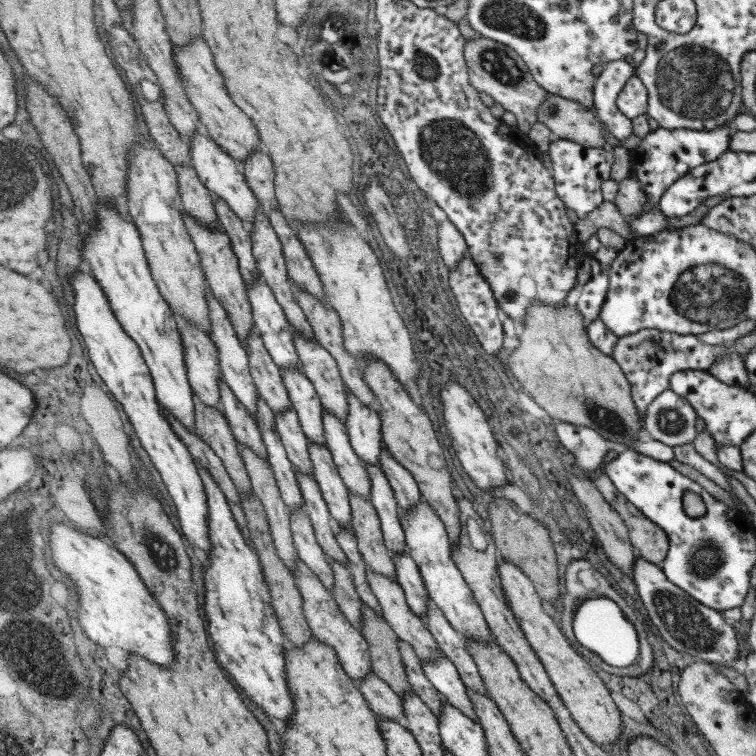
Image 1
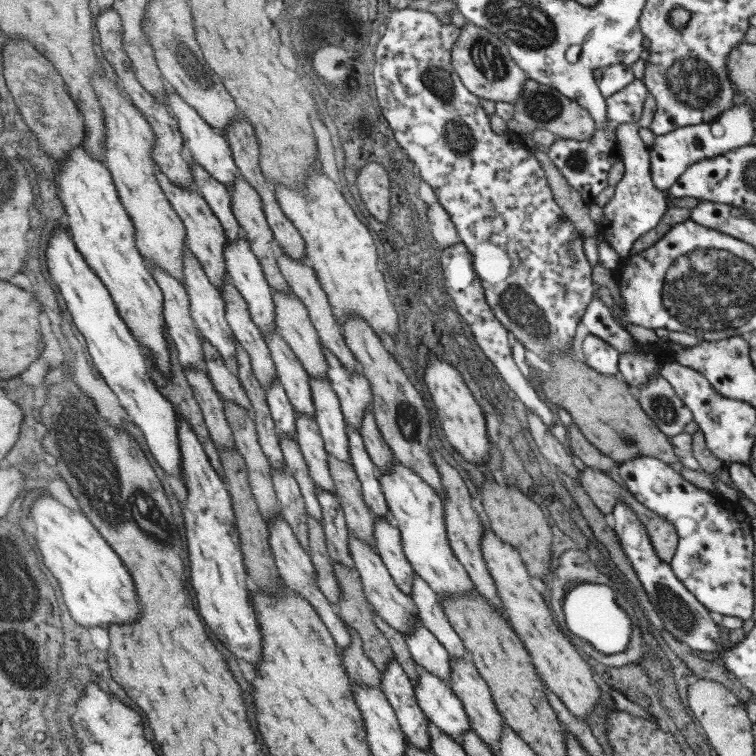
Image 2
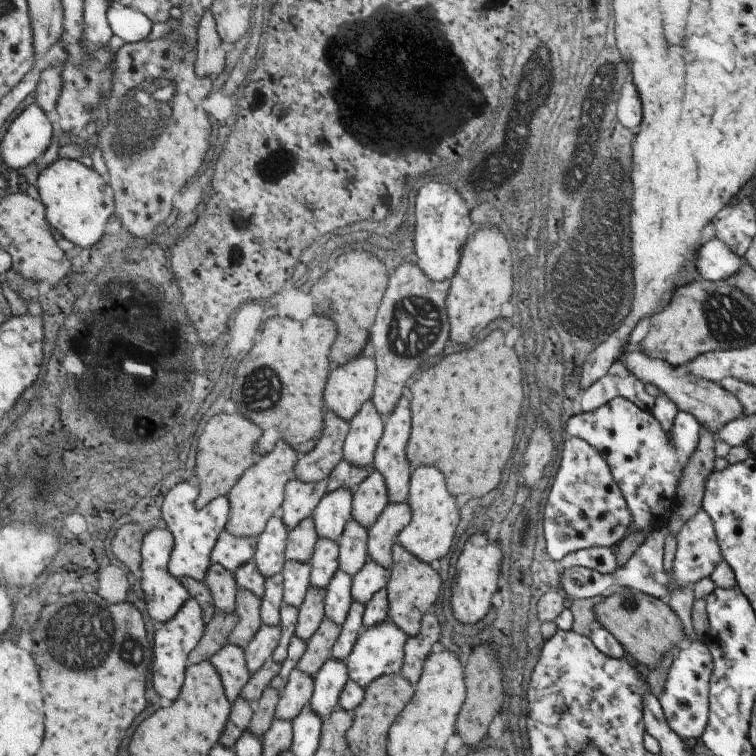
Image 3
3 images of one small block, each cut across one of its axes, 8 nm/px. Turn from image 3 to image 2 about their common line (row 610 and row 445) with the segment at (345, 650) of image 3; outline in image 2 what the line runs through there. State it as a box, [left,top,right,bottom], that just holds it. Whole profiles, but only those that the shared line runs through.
[347,426,391,518]

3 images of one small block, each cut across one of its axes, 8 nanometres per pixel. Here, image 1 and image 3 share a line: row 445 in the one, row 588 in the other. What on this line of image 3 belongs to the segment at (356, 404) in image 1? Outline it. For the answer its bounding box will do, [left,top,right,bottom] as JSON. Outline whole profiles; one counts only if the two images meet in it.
[351,562,391,606]

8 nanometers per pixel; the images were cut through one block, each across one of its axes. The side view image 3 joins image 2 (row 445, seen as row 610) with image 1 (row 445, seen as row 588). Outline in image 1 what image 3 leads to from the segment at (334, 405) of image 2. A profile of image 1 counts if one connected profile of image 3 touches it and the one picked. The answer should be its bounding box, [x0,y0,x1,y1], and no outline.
[325,410,373,500]

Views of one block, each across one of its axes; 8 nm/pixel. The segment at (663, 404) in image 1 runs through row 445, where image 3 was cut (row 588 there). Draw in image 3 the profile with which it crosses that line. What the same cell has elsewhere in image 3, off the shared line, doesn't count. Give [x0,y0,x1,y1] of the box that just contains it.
[665,510,721,598]

